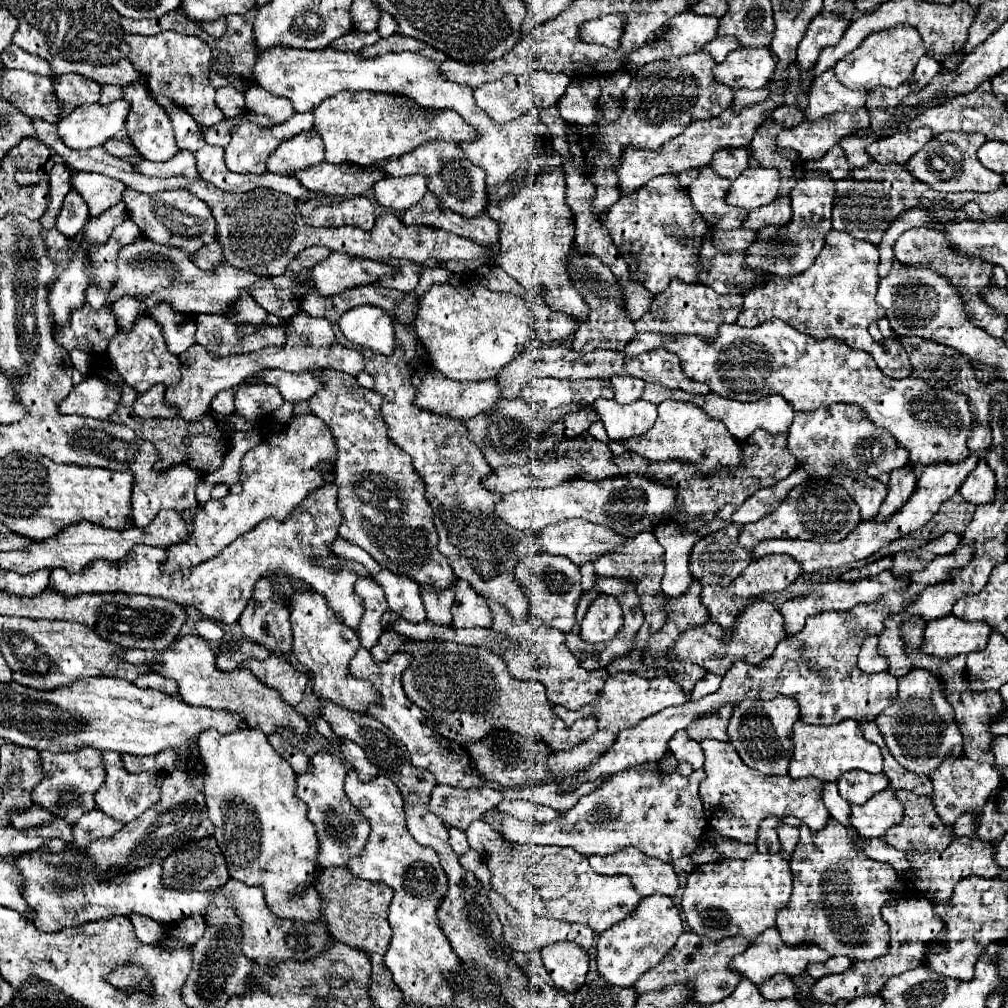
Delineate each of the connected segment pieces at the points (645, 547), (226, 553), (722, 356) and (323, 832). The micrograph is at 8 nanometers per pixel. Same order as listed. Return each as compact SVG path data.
M639 532L637 536L627 536L623 538L623 544L617 546L615 550L611 550L609 554L603 554L599 556L595 562L595 572L597 574L603 574L603 576L623 576L623 578L629 578L639 596L641 596L641 610L645 614L645 624L641 626L641 630L637 632L637 638L635 638L635 644L637 644L637 650L643 648L643 644L647 642L647 638L657 632L661 626L663 626L663 620L665 620L665 610L663 610L663 602L659 602L659 594L661 594L661 578L663 578L663 546L657 542L655 534L653 532Z
M333 474L327 476L325 486L309 494L285 522L263 520L247 534L239 536L235 542L225 546L217 556L203 562L195 568L179 568L175 572L167 572L161 568L161 560L147 560L143 564L123 564L109 566L109 562L95 562L83 572L67 572L53 570L49 578L49 588L61 596L77 596L85 592L125 592L125 594L145 594L155 598L165 598L177 602L181 606L195 606L207 618L219 620L225 626L235 624L251 598L251 586L259 576L271 572L299 576L309 582L317 592L327 596L329 606L343 618L347 626L357 630L359 618L363 614L363 606L359 598L355 598L353 584L357 574L353 570L329 570L317 560L321 558L337 558L331 552L331 544L337 538L337 528L341 526L341 514L337 508L337 486L333 482Z
M723 322L713 342L705 342L699 336L675 334L669 338L643 332L625 344L621 354L635 358L655 348L679 356L689 378L707 384L711 392L723 398L755 402L777 392L793 410L815 410L835 402L857 404L875 426L895 436L897 444L909 452L913 464L957 462L969 454L967 430L971 426L971 412L967 410L967 398L963 398L963 394L935 388L913 376L901 380L887 378L867 352L853 350L835 338L815 340L791 330L785 322L765 322L751 330Z
M317 752L311 758L311 772L297 776L297 796L309 806L309 820L317 828L317 840L319 840L319 866L331 868L331 866L347 866L347 862L363 852L363 846L367 844L367 838L371 834L371 824L367 818L349 802L343 780L345 780L347 768L345 762L329 752Z

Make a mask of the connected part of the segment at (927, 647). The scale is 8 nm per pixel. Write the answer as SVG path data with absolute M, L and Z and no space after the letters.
M949 614L927 624L921 652L939 660L979 652L987 646L987 634L991 634L991 628L985 622L965 622Z

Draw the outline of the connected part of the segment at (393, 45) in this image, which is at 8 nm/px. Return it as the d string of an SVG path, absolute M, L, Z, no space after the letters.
M393 34L389 38L381 38L379 42L375 42L373 46L365 46L361 50L361 54L367 54L367 56L379 56L379 54L387 54L387 52L403 52L403 50L411 50L411 52L419 52L427 58L435 58L435 62L445 62L447 60L447 54L439 52L437 48L425 44L425 42L419 42L415 38L407 38L403 34Z

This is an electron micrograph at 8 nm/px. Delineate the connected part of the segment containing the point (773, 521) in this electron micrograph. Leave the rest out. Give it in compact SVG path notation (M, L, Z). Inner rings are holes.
M815 478L795 486L787 498L777 506L775 512L763 516L757 522L743 526L739 534L739 544L743 548L753 548L763 538L799 538L813 542L839 542L859 524L859 508L851 500L845 488L833 484L827 478Z

